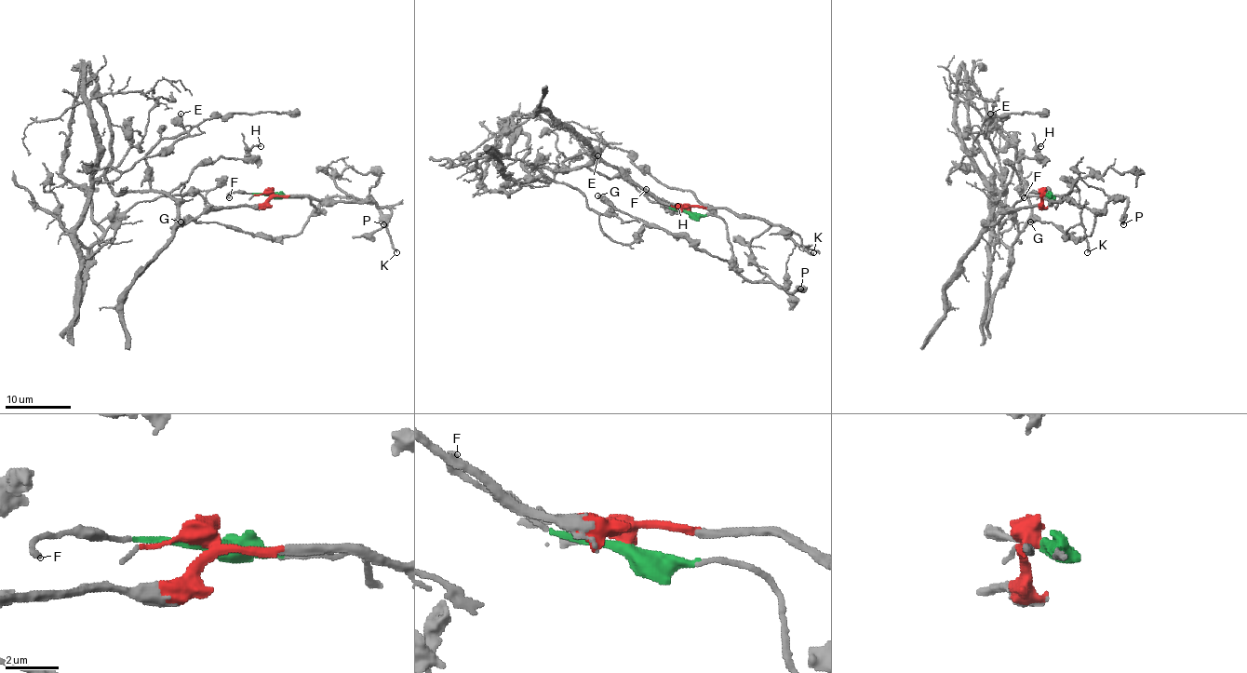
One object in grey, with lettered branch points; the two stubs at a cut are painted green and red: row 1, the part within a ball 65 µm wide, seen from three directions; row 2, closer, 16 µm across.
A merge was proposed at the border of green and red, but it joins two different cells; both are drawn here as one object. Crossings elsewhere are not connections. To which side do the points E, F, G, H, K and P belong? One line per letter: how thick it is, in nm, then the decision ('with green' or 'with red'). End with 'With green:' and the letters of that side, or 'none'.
E: 300 nm | with red
F: 220 nm | with green
G: 440 nm | with green
H: 170 nm | with red
K: 240 nm | with red
P: 600 nm | with green
With green: F, G, P

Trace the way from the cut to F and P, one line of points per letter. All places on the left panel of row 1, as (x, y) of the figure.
F: (271, 195), (231, 192), (230, 198)
P: (271, 195), (308, 196), (316, 209), (323, 201), (336, 196), (370, 198), (383, 224)

